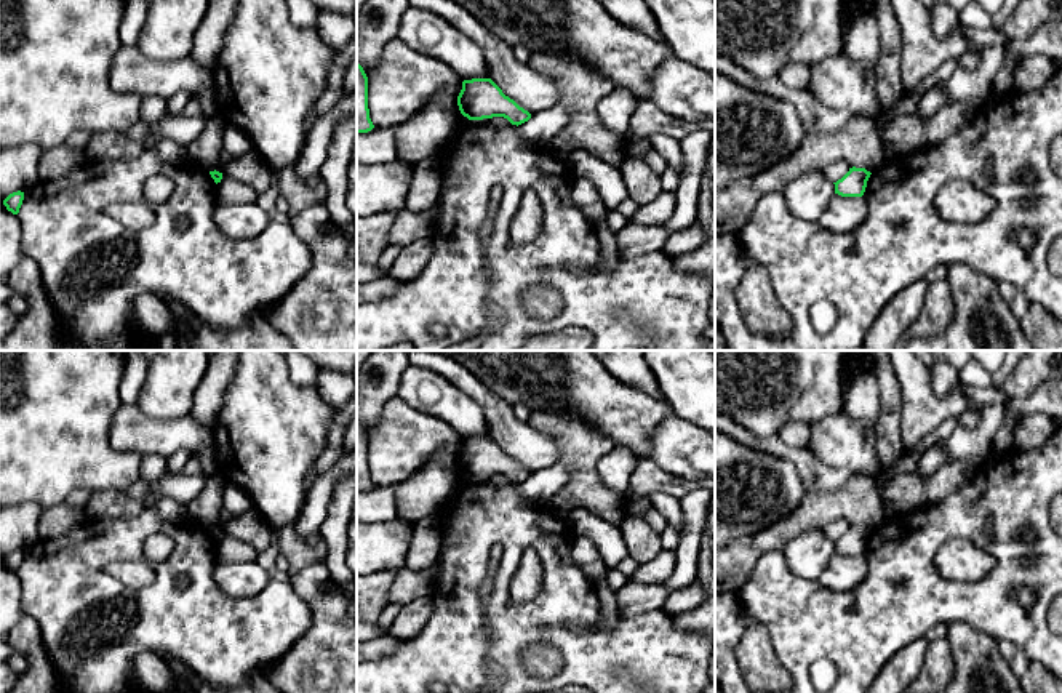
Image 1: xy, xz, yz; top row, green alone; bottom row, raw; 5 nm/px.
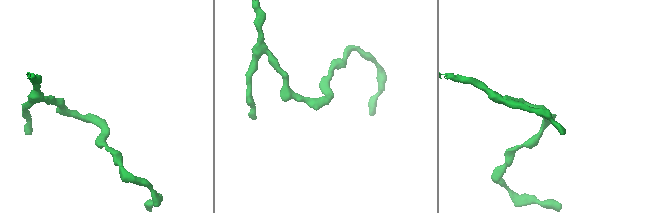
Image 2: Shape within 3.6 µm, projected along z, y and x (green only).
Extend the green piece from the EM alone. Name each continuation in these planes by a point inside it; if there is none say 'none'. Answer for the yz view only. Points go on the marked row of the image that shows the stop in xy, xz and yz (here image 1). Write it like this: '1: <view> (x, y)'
none

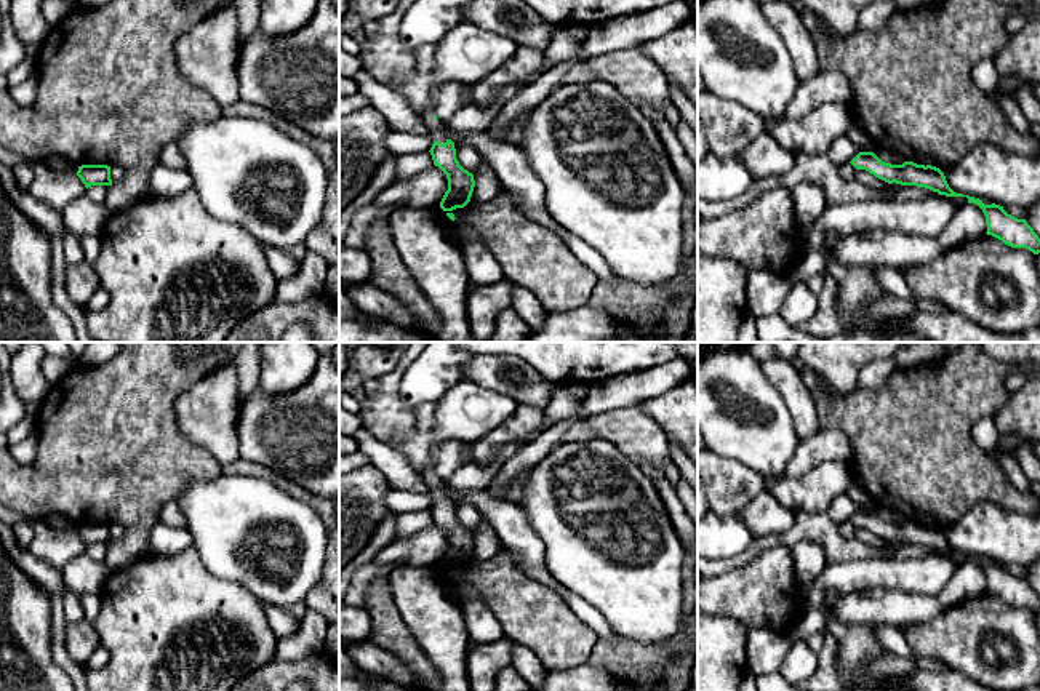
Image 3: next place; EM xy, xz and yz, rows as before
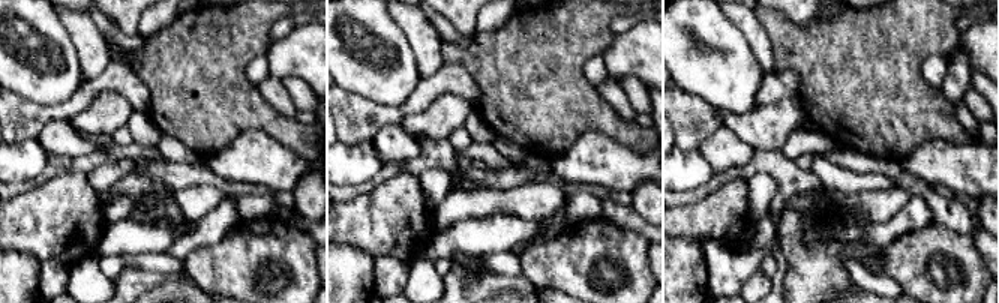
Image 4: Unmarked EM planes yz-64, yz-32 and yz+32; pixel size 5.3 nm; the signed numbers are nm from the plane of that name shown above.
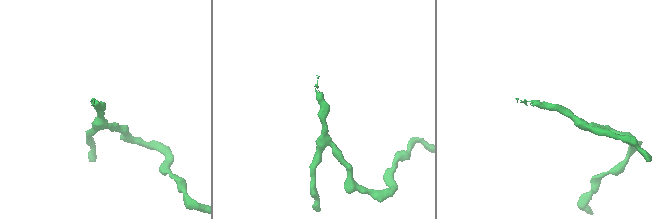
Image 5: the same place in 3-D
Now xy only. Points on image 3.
none

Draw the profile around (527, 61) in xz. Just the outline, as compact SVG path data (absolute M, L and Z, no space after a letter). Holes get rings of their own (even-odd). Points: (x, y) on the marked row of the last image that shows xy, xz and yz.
M518 46L515 54L474 85L474 102L490 106L507 86L531 80L542 67L544 51Z

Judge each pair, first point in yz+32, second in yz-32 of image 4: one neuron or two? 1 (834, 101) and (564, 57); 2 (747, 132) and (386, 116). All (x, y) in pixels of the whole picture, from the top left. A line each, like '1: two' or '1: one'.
1: one
2: two

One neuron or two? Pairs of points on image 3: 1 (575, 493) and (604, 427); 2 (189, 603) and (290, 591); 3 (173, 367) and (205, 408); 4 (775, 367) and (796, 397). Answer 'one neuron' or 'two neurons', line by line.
1: two neurons
2: two neurons
3: two neurons
4: one neuron

